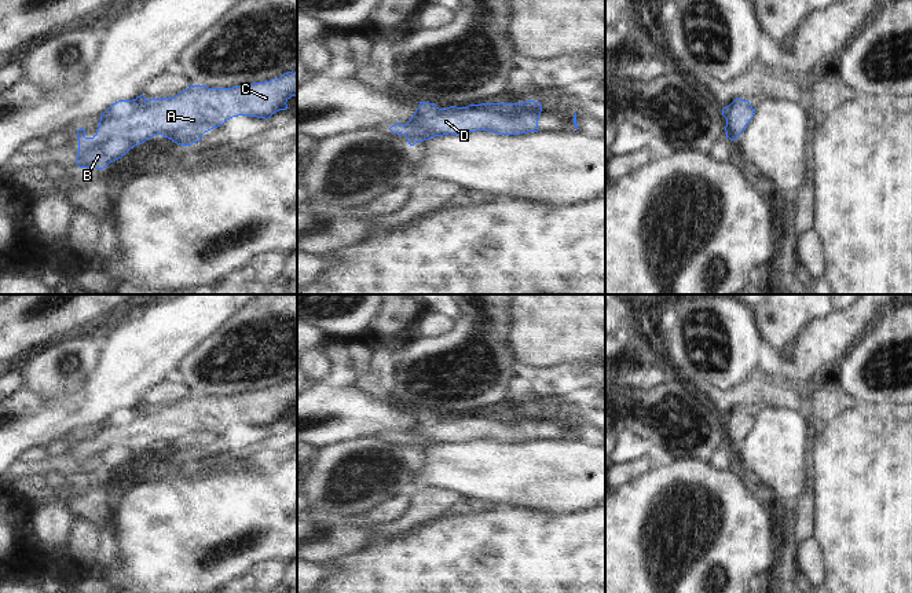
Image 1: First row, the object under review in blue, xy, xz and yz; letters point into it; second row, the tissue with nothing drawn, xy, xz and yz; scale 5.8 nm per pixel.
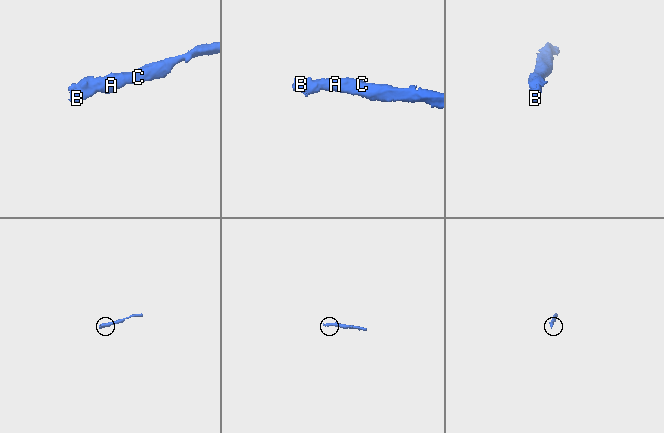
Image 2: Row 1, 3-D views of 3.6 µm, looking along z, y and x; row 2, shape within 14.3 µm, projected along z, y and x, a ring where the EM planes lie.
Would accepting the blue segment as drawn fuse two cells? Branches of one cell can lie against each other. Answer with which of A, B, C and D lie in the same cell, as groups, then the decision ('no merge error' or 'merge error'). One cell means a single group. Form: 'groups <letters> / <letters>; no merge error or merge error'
groups A B C D; no merge error

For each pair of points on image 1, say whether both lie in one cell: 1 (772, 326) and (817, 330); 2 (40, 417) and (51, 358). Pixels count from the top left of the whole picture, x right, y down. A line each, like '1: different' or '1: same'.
1: different
2: different

